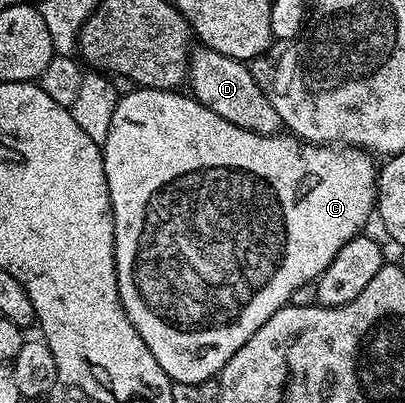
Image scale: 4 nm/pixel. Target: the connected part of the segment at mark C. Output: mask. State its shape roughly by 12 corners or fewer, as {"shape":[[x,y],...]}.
{"shape":[[133,87],[120,305],[177,385],[361,235],[363,148]]}

